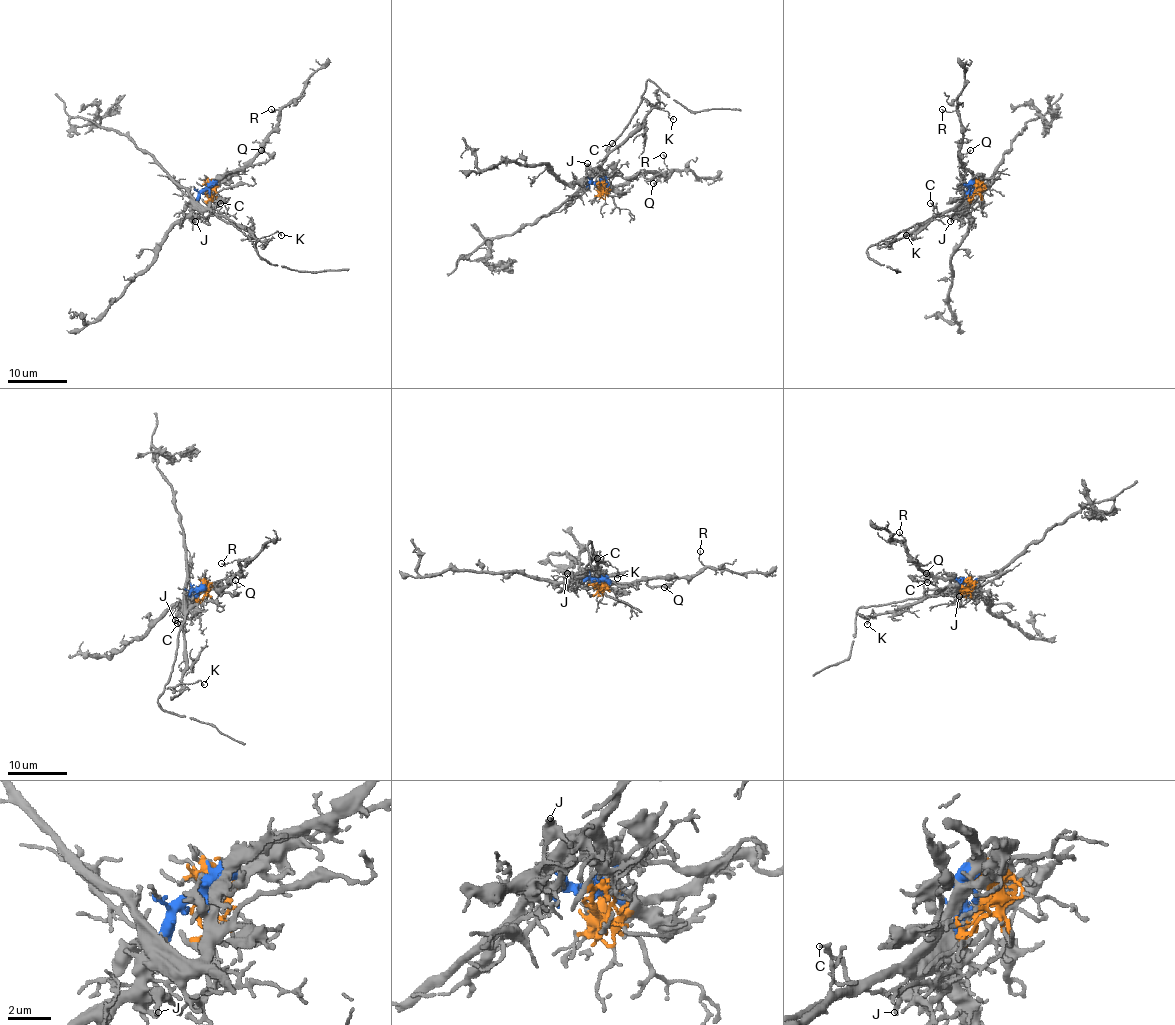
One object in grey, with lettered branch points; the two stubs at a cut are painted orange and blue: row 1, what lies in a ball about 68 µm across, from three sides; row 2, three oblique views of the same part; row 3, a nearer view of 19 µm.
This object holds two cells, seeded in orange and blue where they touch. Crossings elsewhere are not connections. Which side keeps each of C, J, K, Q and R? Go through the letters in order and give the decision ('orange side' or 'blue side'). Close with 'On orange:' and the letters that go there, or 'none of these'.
C: orange side
J: blue side
K: orange side
Q: blue side
R: blue side
On orange: C, K

